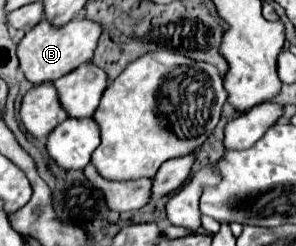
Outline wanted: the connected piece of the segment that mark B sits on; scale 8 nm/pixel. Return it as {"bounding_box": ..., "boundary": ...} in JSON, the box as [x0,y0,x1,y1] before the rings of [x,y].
{"bounding_box":[16,20,102,84],"boundary":[[[46,20],[36,24],[30,32],[24,34],[20,40],[16,54],[20,62],[20,70],[24,72],[26,80],[32,84],[44,84],[44,82],[54,82],[60,76],[72,72],[80,64],[90,62],[94,54],[94,46],[98,44],[102,28],[90,20],[72,20],[62,28],[50,26]]]}

